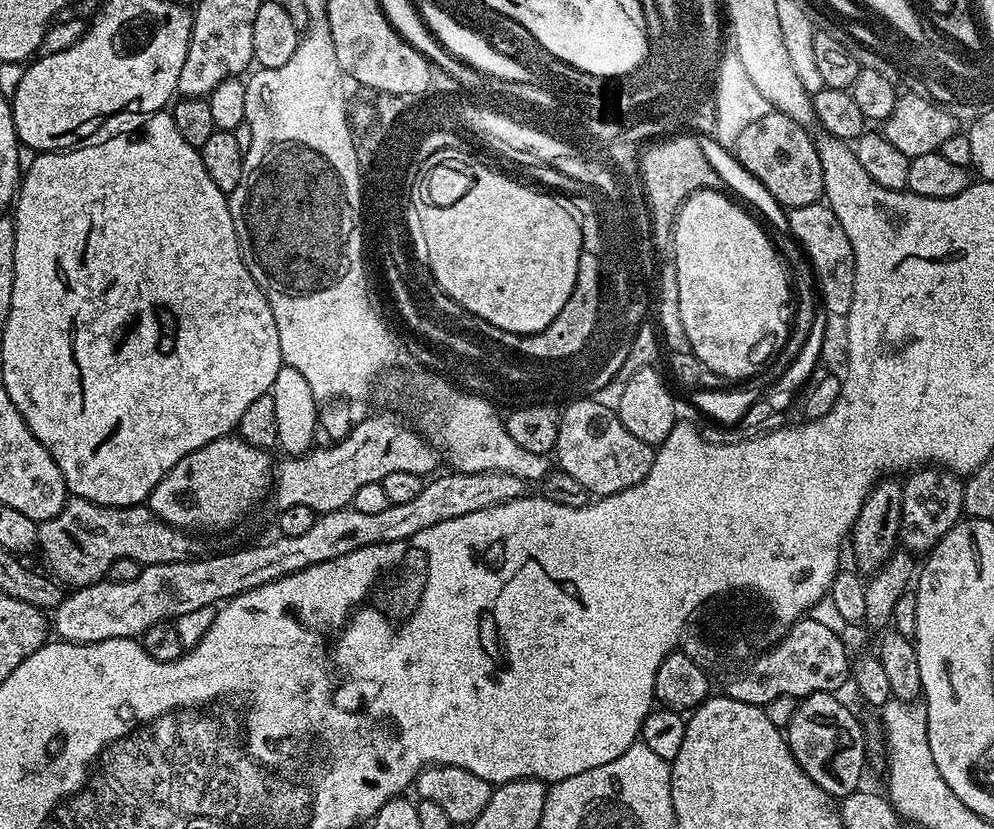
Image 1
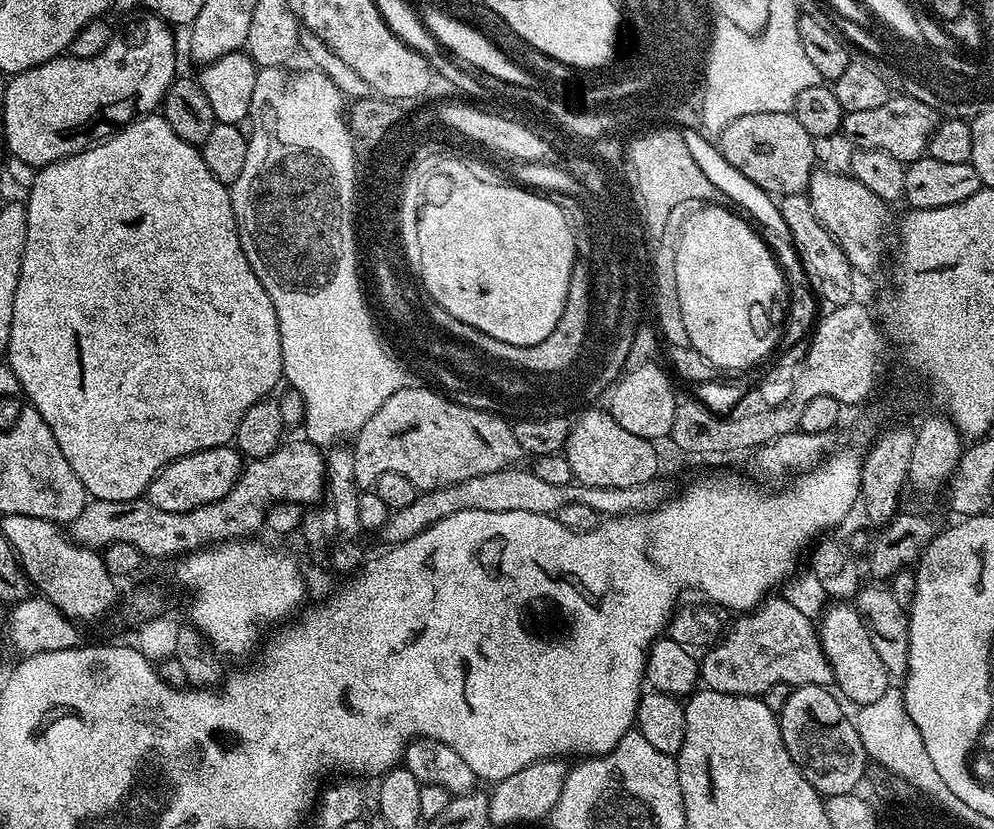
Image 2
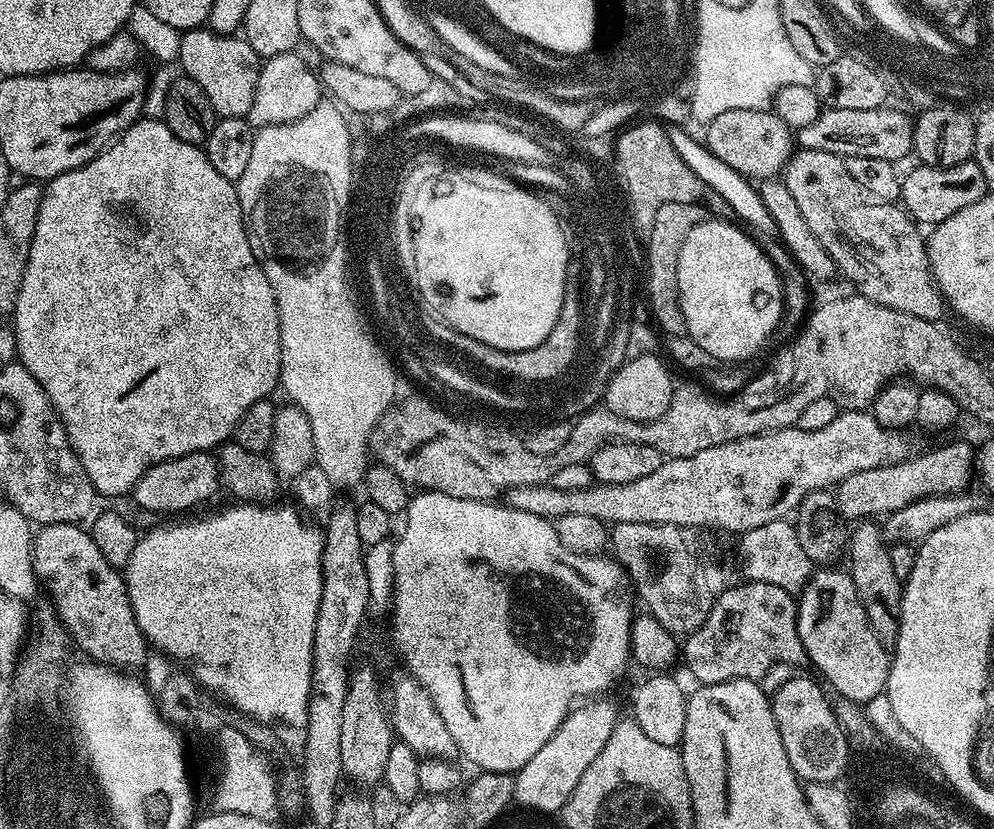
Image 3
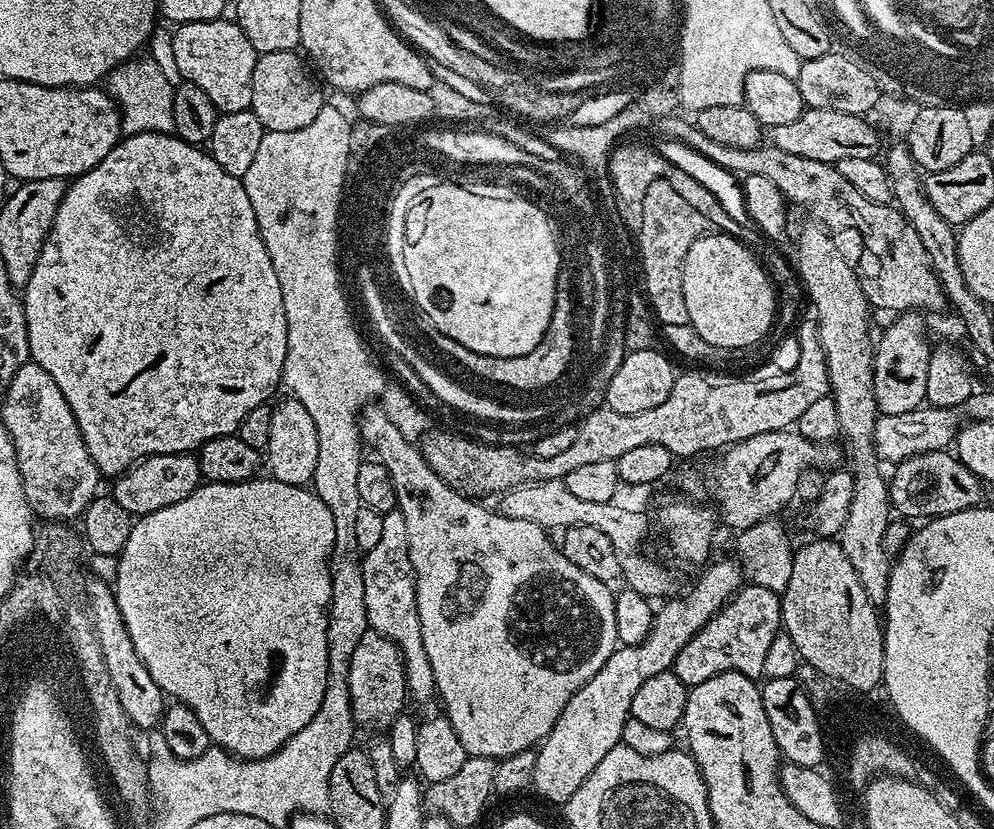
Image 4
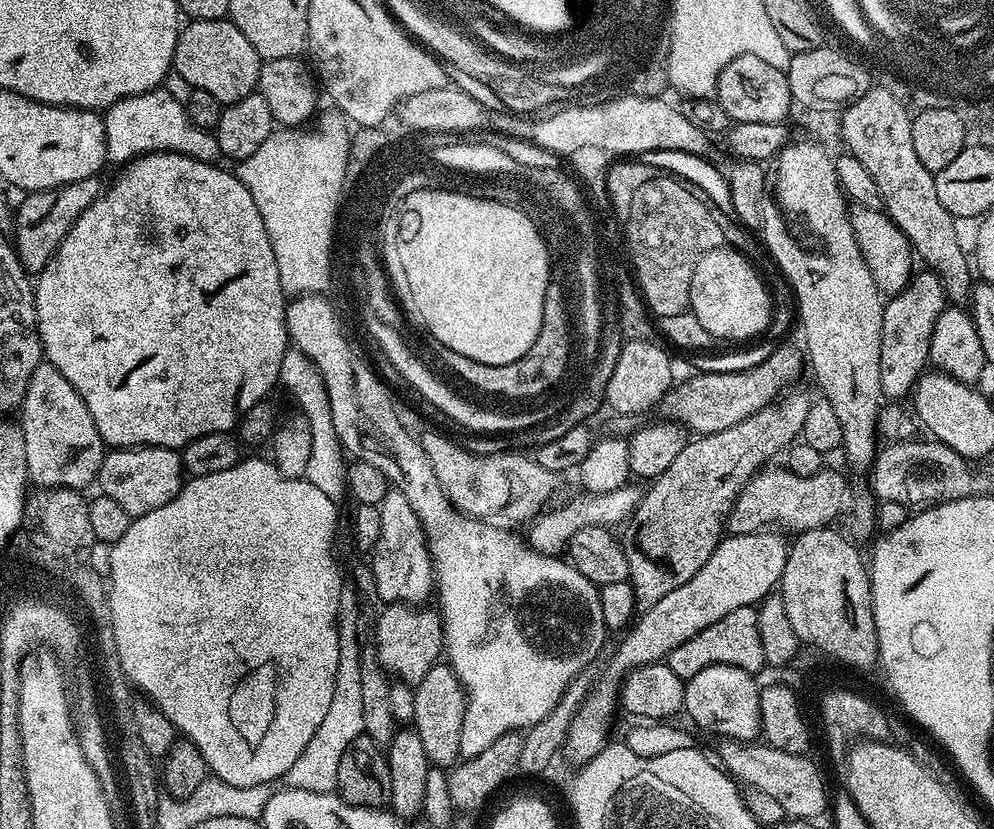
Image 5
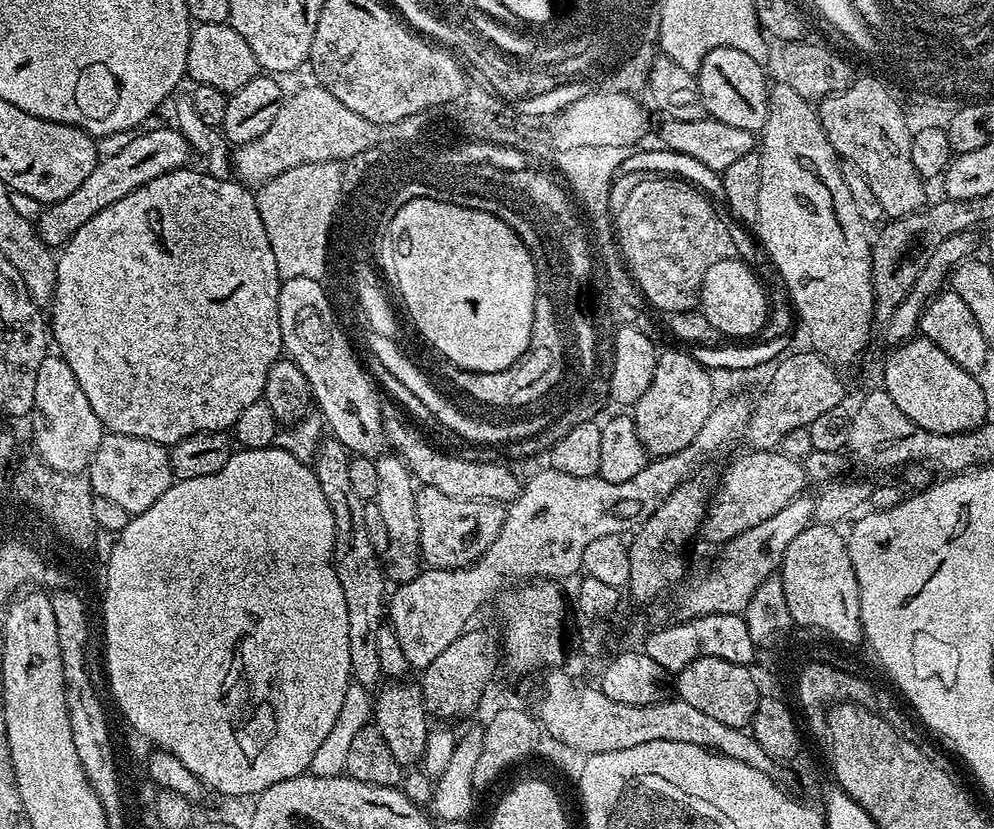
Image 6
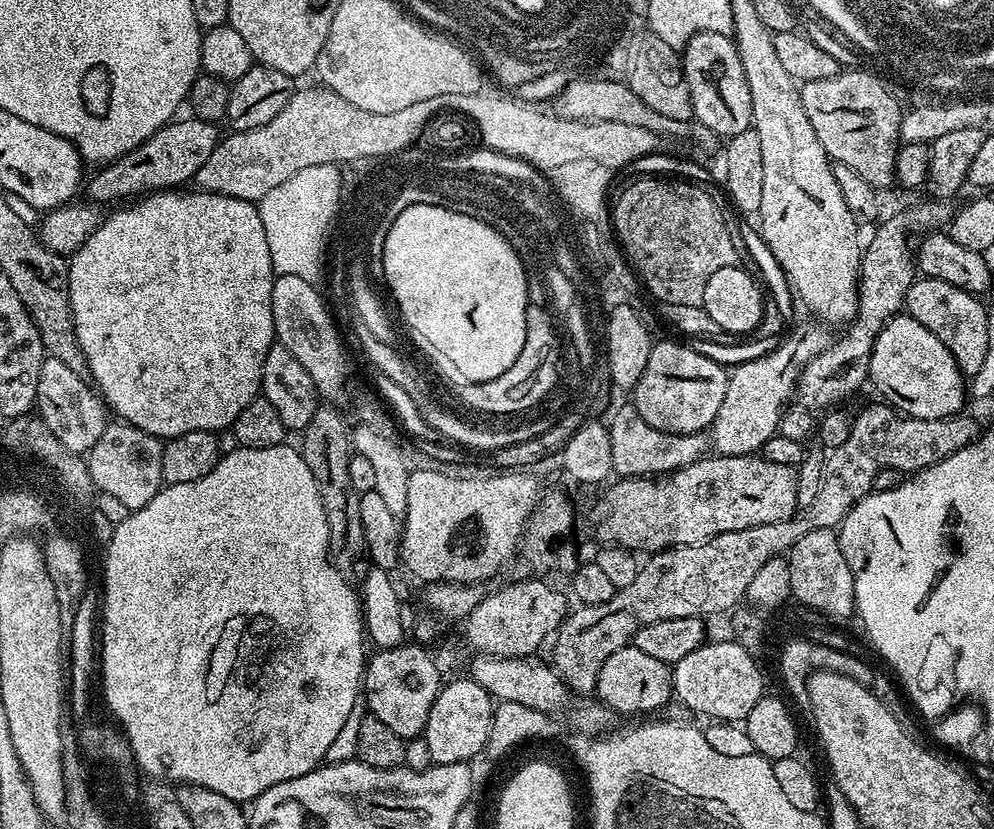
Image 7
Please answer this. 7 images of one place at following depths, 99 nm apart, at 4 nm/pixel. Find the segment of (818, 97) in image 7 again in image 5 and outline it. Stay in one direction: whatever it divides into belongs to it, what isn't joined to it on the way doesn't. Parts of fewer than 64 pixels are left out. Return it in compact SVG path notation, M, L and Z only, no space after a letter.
M877 86L869 87L868 91L860 93L843 109L844 117L840 120L840 136L849 155L858 158L858 162L865 166L874 182L878 185L881 205L886 215L891 217L893 223L904 232L909 243L914 247L915 255L928 264L940 277L945 297L954 304L965 303L971 295L974 284L974 274L968 257L962 248L956 230L956 218L952 216L938 199L938 190L935 173L926 170L926 166L918 159L914 151L914 138L912 137L912 116L906 110L905 102L899 101L890 94L889 90Z

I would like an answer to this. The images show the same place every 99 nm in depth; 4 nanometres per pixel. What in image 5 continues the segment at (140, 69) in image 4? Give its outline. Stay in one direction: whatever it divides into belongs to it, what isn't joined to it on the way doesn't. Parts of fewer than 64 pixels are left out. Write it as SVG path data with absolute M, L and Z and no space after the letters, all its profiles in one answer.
M161 86L152 88L149 92L127 96L114 102L103 113L109 165L120 166L150 152L177 152L198 162L214 165L221 163L220 147L215 135L193 126L184 113L181 97L176 97L166 89L167 87Z

